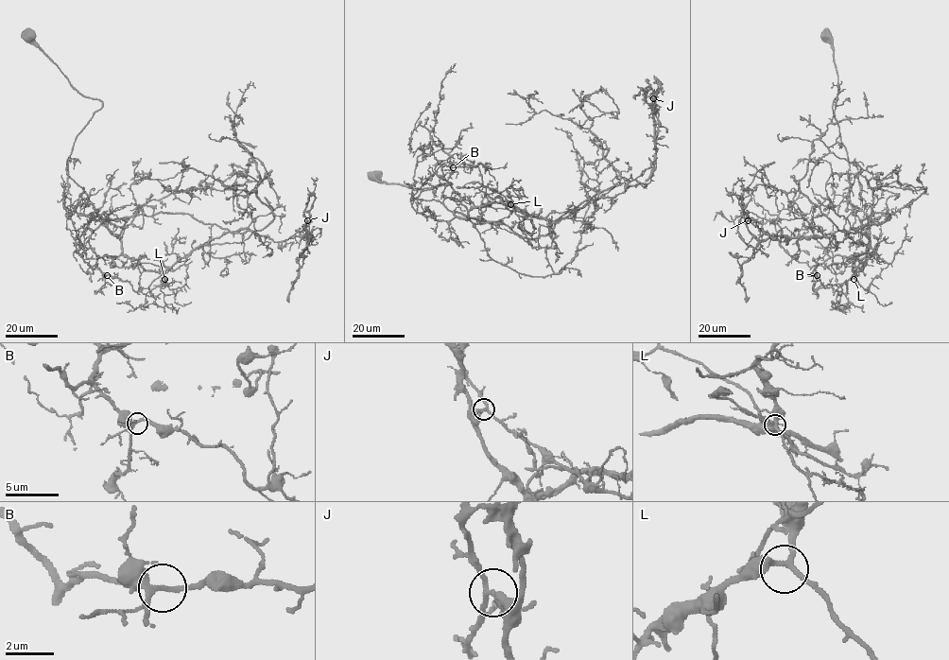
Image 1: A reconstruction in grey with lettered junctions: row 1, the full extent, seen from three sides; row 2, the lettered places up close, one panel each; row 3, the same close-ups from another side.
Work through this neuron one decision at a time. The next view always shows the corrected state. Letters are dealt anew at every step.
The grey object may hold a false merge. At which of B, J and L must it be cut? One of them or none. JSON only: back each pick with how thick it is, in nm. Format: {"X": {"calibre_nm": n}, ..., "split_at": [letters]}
{"J": {"calibre_nm": 240}, "split_at": ["J"]}

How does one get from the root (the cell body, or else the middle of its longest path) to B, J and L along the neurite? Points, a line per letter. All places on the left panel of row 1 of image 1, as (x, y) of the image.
B: (30, 35), (74, 88), (102, 102), (76, 140), (67, 173), (121, 243), (118, 256), (97, 259), (107, 275)
J: (30, 35), (74, 88), (102, 102), (67, 173), (104, 221), (189, 214), (282, 242), (312, 237), (307, 220)
L: (30, 35), (74, 88), (102, 102), (76, 140), (67, 173), (119, 240), (122, 254), (164, 279)

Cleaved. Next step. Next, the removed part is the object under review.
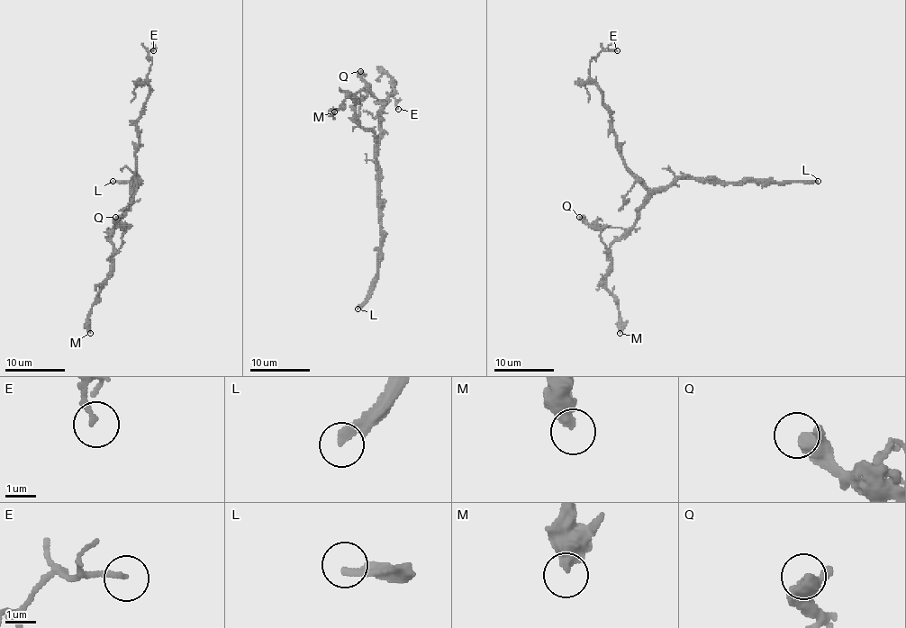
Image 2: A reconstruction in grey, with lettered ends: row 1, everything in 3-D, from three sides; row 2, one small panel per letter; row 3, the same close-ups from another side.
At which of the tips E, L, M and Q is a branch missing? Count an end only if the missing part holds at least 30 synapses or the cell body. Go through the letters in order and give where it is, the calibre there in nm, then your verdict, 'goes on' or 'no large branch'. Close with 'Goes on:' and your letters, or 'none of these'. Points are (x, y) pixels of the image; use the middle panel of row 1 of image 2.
E: (398, 109) | 170 nm | no large branch
L: (357, 309) | 300 nm | goes on
M: (334, 112) | 480 nm | no large branch
Q: (360, 71) | 600 nm | no large branch
Goes on: L

